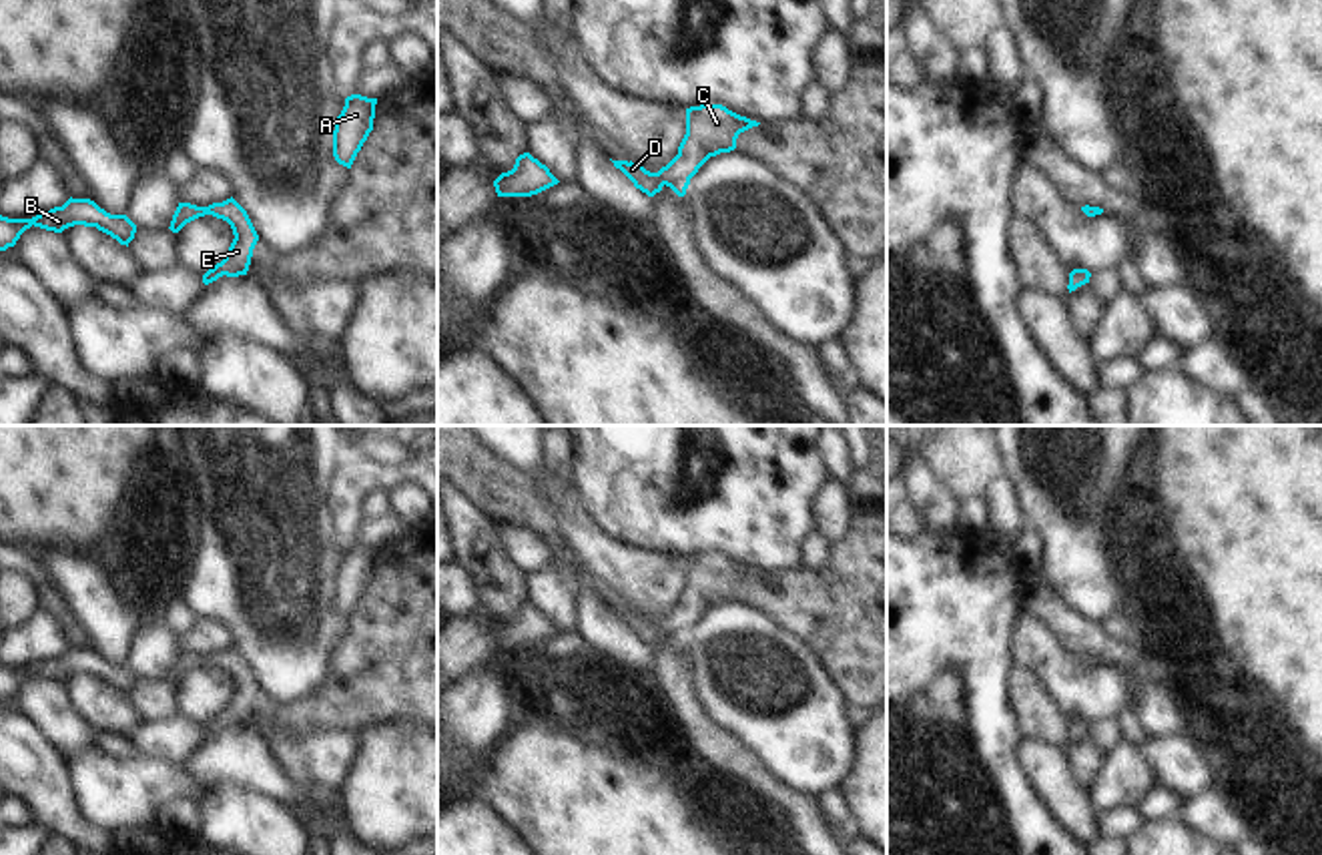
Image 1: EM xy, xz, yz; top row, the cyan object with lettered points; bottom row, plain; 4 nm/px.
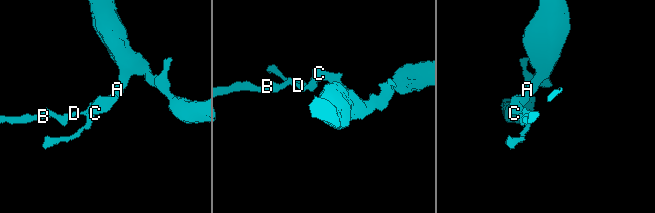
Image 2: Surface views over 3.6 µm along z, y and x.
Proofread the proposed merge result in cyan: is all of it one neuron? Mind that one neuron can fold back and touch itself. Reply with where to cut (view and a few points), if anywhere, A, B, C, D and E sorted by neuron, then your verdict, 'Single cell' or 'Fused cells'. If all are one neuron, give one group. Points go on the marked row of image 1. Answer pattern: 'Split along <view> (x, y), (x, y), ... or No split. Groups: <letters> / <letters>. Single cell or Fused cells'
No split. Groups: A B C D E. Single cell

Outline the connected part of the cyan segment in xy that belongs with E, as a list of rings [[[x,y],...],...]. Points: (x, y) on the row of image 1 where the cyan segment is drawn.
[[[233,197],[223,203],[213,203],[209,207],[179,203],[169,229],[173,233],[179,233],[187,223],[205,215],[213,215],[217,219],[227,221],[233,229],[235,239],[225,259],[203,275],[203,283],[209,285],[223,275],[227,277],[247,275],[259,235],[247,211]]]

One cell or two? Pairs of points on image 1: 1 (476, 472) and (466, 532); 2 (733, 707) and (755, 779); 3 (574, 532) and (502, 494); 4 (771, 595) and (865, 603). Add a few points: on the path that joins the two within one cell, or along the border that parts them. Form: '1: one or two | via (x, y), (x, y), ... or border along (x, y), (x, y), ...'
1: two | border along (458, 490), (498, 522)
2: two | border along (707, 717), (737, 737), (775, 781)
3: two | border along (530, 478), (564, 542)
4: one | via (795, 599), (803, 603), (841, 603)

